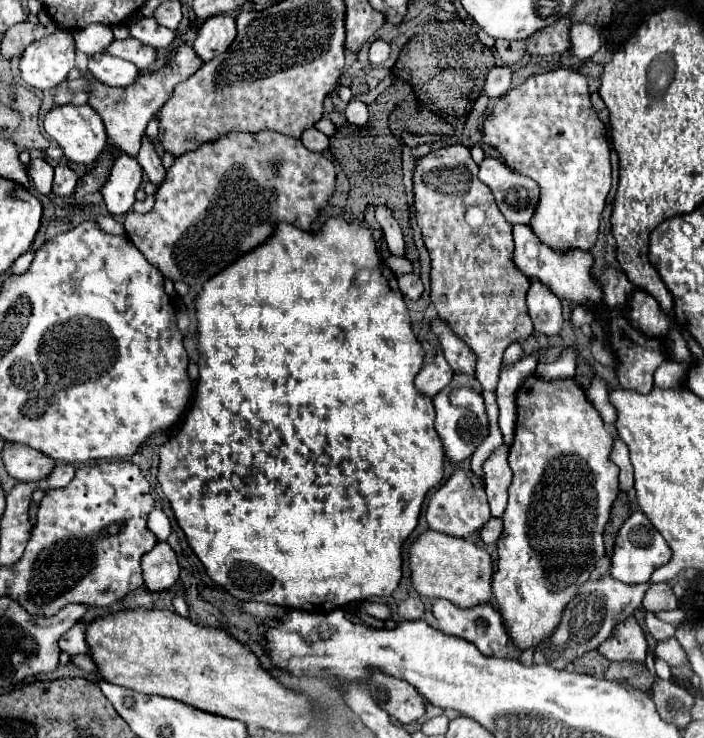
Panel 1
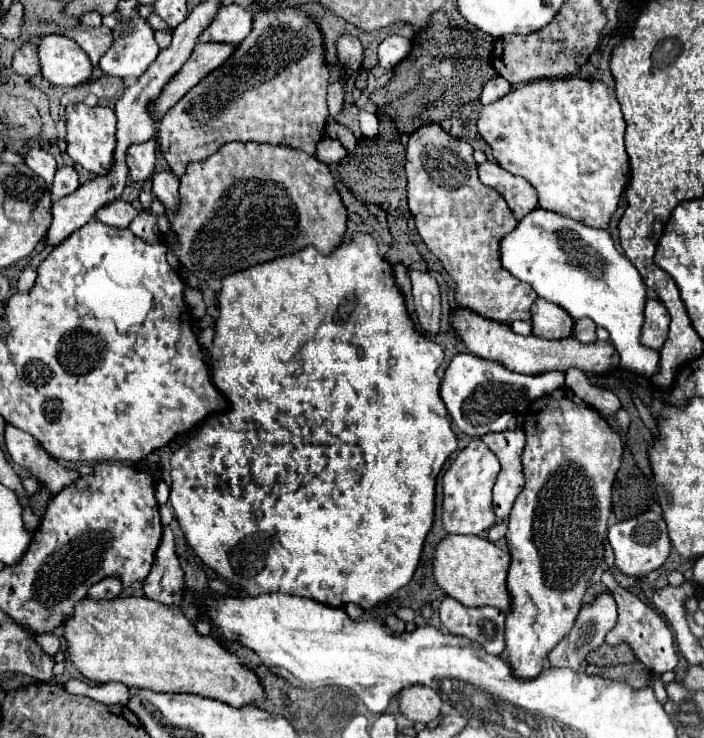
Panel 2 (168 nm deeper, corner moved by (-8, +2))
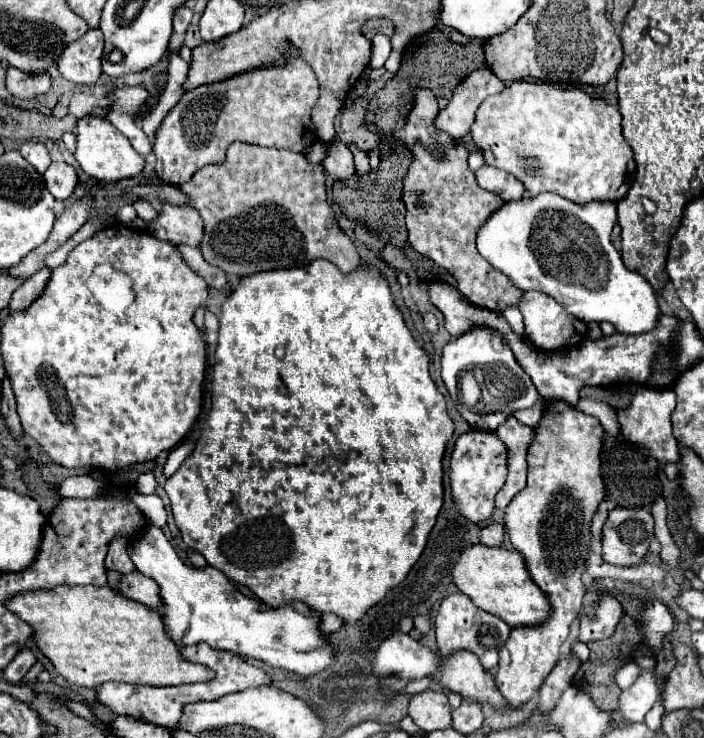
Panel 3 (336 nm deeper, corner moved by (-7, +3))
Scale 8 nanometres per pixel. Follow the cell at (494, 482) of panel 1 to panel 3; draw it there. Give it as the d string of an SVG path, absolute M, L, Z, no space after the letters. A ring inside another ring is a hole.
M509 416L509 420L505 420L505 424L501 424L501 428L495 430L495 434L501 438L501 442L507 448L509 474L507 474L507 482L495 496L495 506L503 510L513 500L513 496L525 488L525 480L527 480L525 456L533 440L533 428Z

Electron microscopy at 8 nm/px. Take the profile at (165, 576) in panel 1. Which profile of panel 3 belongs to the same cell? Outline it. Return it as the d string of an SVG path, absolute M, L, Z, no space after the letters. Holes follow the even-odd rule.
M131 572L129 576L125 576L119 584L119 592L123 596L139 600L141 604L147 604L151 608L159 608L163 604L161 602L161 588L157 586L157 582L149 580L141 572Z

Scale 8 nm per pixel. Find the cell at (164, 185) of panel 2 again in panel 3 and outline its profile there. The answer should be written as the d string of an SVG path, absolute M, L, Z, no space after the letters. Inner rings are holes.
M161 202L161 210L147 230L159 240L167 240L171 244L189 244L197 248L203 236L203 220L189 206Z

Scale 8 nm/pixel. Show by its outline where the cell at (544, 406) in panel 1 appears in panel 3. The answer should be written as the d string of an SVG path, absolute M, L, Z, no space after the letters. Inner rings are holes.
M545 400L545 412L535 426L535 438L527 450L527 488L523 488L505 510L505 530L517 552L523 554L531 580L545 592L551 612L543 624L513 628L499 652L497 688L517 708L527 704L545 676L557 664L569 626L583 614L587 588L581 580L591 546L591 520L605 500L601 478L605 430L601 422L583 414L563 400Z

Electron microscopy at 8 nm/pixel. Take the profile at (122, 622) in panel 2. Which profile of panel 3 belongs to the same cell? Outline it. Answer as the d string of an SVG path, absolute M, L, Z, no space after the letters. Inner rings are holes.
M57 586L53 590L35 590L17 594L7 608L19 614L21 620L33 626L35 640L41 652L53 662L55 670L67 678L71 684L95 688L103 682L127 682L127 684L147 684L147 686L177 686L191 682L209 682L215 672L203 664L185 660L179 646L169 640L163 616L127 596L117 594L109 586Z

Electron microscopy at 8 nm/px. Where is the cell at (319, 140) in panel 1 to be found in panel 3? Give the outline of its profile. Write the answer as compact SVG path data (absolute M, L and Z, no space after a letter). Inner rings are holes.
M331 140L325 144L325 158L321 164L325 166L327 174L331 174L337 180L345 180L355 172L353 154L349 152L347 144L339 140Z

